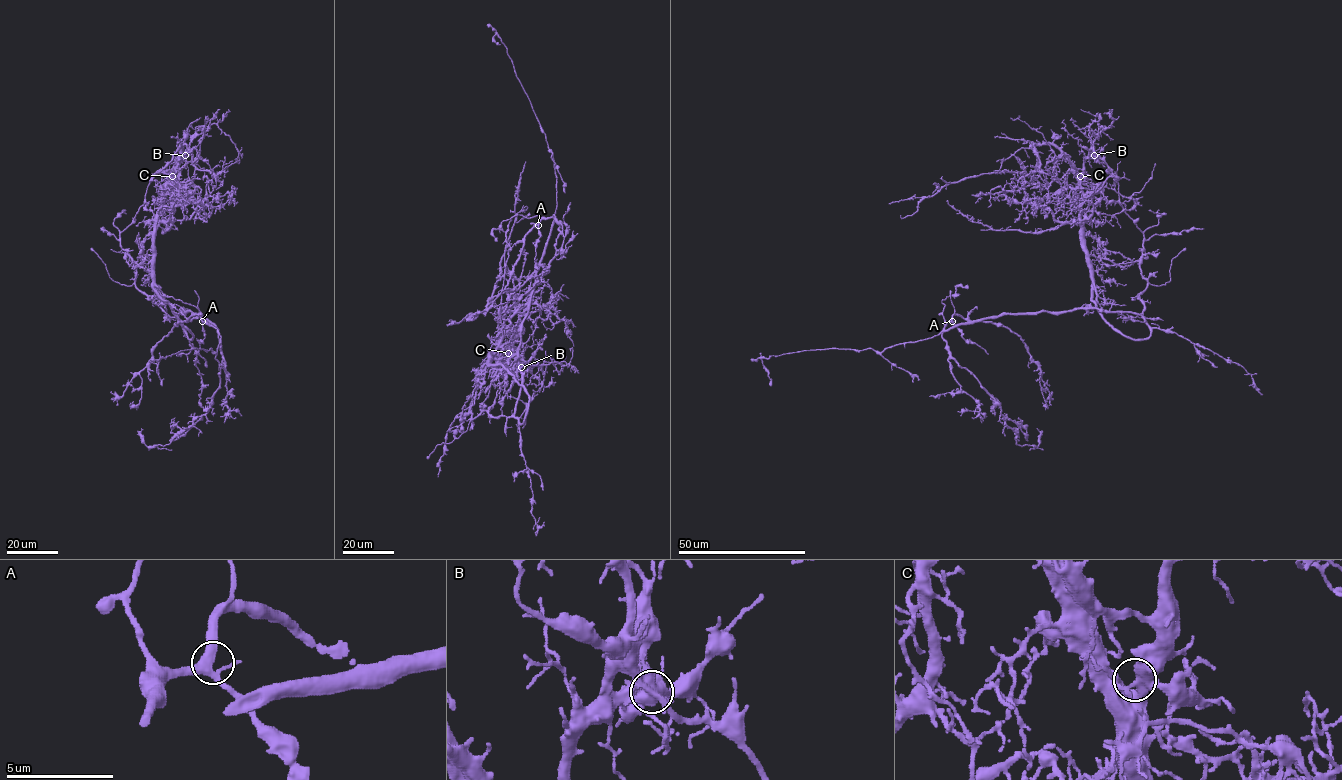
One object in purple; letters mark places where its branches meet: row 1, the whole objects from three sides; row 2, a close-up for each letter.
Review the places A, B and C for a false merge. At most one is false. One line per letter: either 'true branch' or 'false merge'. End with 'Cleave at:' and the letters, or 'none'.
A: true branch
B: true branch
C: true branch
Cleave at: none

